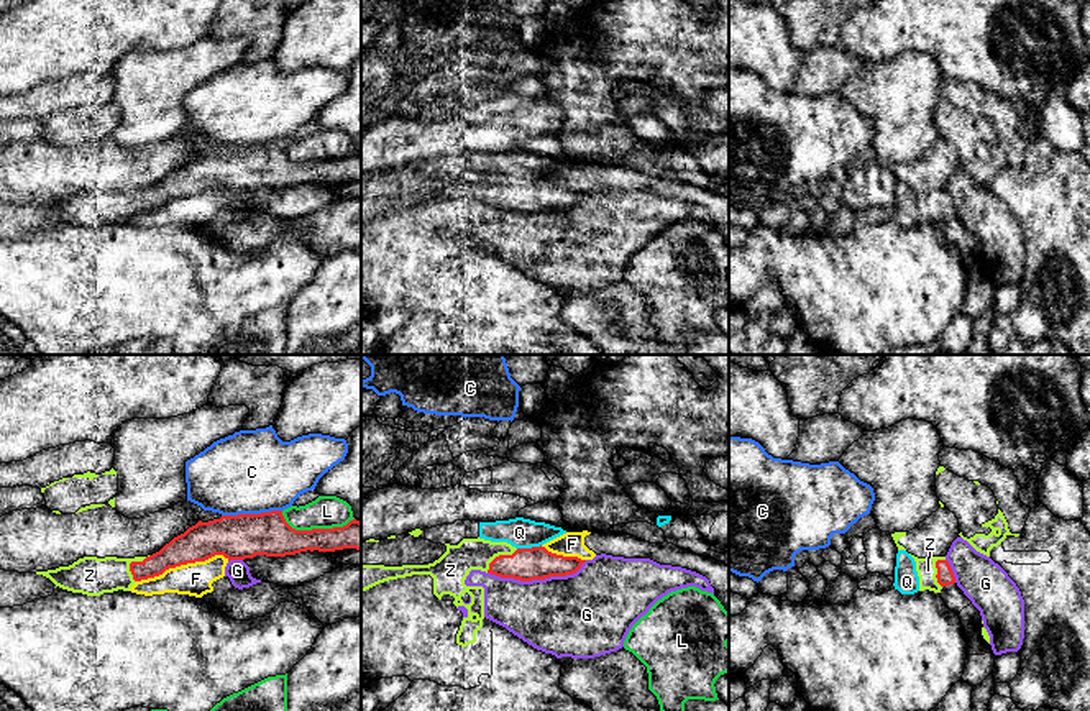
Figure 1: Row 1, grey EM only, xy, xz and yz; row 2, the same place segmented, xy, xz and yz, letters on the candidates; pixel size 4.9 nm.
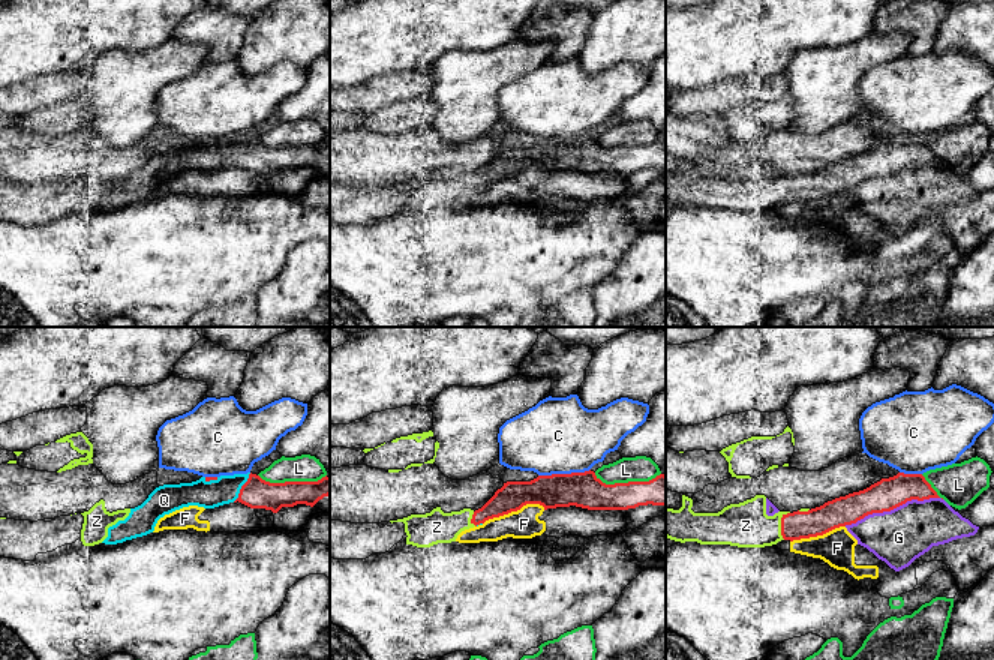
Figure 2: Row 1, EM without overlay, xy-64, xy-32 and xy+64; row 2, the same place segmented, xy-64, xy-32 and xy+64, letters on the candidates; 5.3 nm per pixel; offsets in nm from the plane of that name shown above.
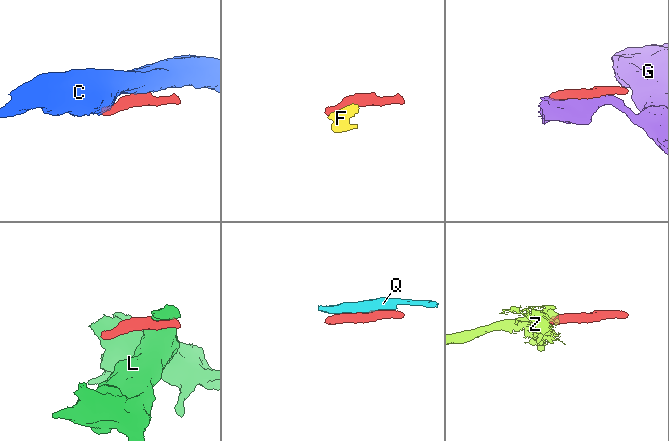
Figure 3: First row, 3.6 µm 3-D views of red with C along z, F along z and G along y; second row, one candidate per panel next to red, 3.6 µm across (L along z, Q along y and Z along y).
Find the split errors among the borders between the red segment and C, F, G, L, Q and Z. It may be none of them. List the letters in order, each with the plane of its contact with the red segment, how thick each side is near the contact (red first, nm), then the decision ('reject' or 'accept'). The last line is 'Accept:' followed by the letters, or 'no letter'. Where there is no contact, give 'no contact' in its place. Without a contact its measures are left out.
C: meets red in xy; 220 nm thick on the red side, 420 nm on the other; reject
F: meets red in xy; 190 nm thick on the red side, 160 nm on the other; reject
G: meets red in xz; 160 nm thick on the red side, 400 nm on the other; reject
L: meets red in xy; 220 nm thick on the red side, 160 nm on the other; reject
Q: meets red in xz; 160 nm thick on the red side, 150 nm on the other; reject
Z: meets red in xy; 140 nm thick on the red side, 190 nm on the other; accept
Accept: Z

